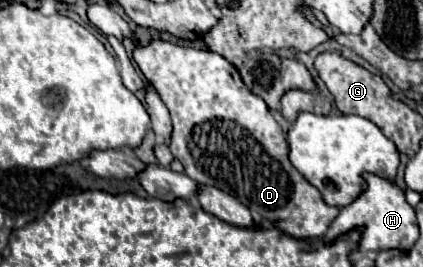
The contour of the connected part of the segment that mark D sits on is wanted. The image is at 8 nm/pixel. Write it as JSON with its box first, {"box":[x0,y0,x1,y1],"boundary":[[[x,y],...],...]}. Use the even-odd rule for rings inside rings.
{"box":[132,40,340,238],"boundary":[[[152,40],[148,46],[136,46],[132,56],[170,110],[170,152],[182,162],[186,176],[198,184],[216,186],[234,198],[240,198],[240,202],[252,210],[254,220],[274,222],[294,238],[320,238],[326,234],[340,208],[328,206],[320,190],[316,190],[316,186],[312,186],[288,162],[288,146],[284,146],[284,132],[280,132],[282,128],[270,114],[266,102],[244,86],[238,70],[224,56],[210,50],[178,46],[166,40]]]}

